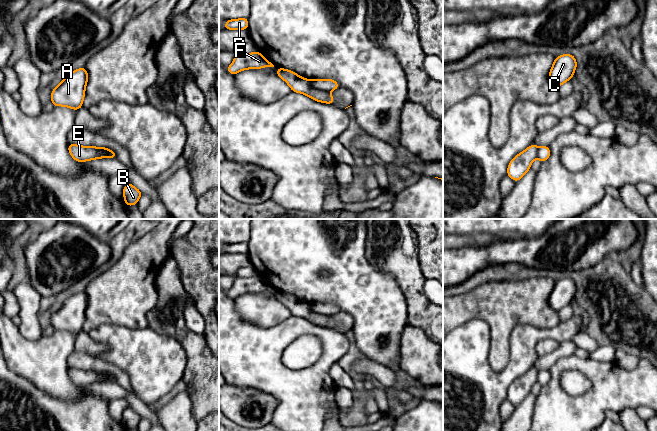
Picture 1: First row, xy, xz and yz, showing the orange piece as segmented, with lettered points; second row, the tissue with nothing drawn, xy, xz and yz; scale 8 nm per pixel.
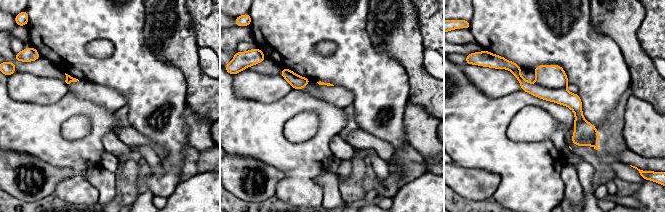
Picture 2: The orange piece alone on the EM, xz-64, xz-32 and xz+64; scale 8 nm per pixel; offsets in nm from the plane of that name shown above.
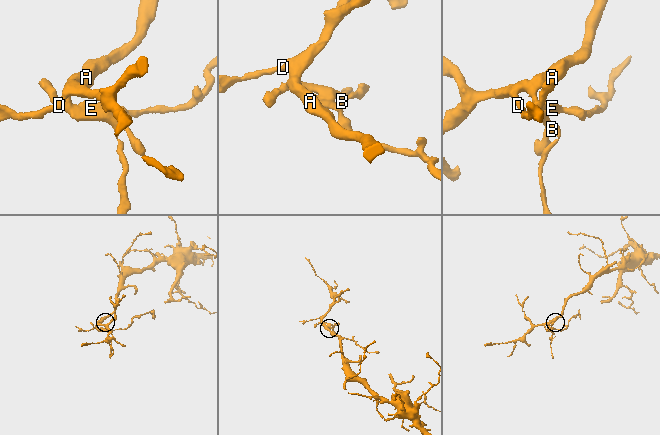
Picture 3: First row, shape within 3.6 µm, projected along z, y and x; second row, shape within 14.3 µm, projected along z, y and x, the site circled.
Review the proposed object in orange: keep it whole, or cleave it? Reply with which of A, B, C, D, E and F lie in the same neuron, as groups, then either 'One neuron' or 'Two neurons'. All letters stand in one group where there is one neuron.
Groups: A B C D E F. One neuron

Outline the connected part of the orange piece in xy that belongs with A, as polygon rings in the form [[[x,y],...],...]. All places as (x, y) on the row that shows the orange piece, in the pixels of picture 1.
[[[85,67],[68,73],[63,81],[51,92],[51,102],[55,107],[64,106],[78,110],[83,106],[88,72]]]

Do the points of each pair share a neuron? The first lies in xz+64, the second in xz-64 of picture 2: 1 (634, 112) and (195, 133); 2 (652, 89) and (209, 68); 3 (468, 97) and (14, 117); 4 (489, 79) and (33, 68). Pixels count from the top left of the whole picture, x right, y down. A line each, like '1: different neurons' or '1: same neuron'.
1: same neuron
2: different neurons
3: same neuron
4: different neurons

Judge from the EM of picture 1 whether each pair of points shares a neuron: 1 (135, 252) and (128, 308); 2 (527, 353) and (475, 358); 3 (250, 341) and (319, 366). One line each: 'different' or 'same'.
1: same
2: same
3: same

